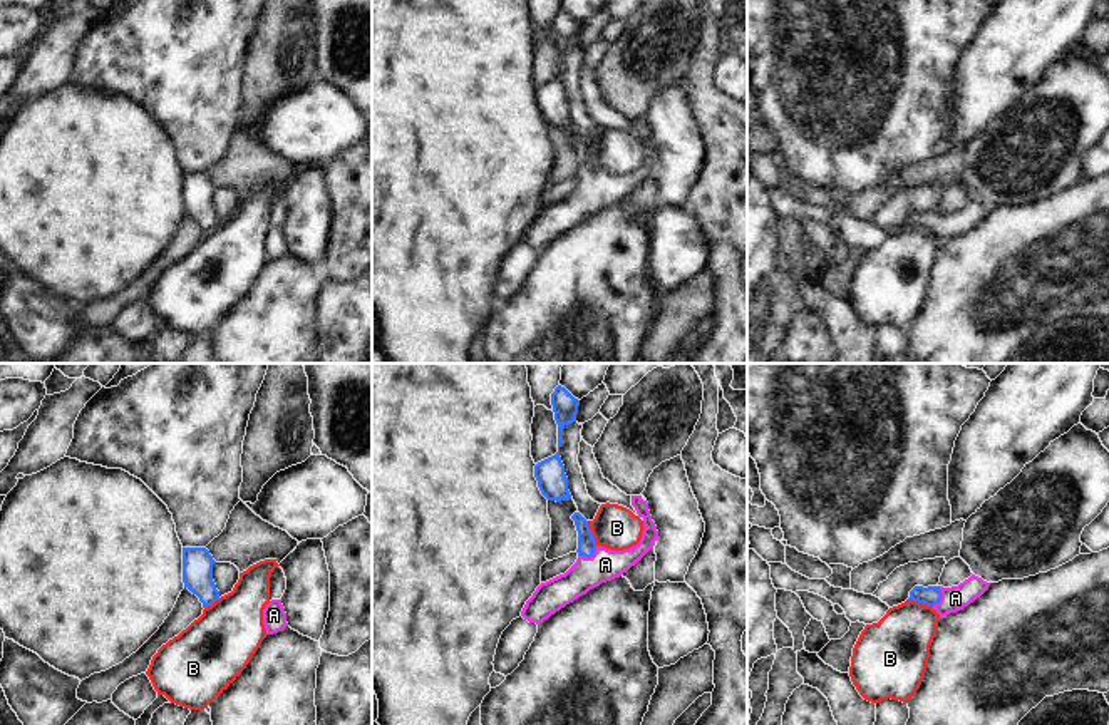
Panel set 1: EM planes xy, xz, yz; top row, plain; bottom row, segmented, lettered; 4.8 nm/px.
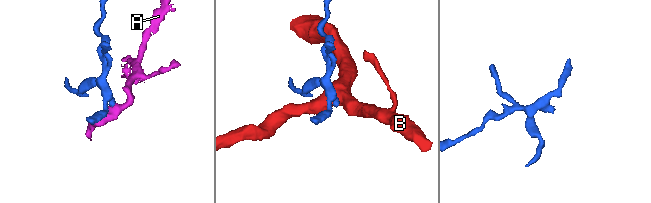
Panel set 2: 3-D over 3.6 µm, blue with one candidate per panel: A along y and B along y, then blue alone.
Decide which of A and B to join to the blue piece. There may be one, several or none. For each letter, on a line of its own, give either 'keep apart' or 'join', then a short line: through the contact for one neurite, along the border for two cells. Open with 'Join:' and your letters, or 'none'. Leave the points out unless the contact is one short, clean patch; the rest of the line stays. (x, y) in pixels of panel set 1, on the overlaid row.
Join: A
A: join | xz (587, 545), (588, 556), (597, 565), (605, 565)
B: keep apart | xz (587, 521), (597, 545)

